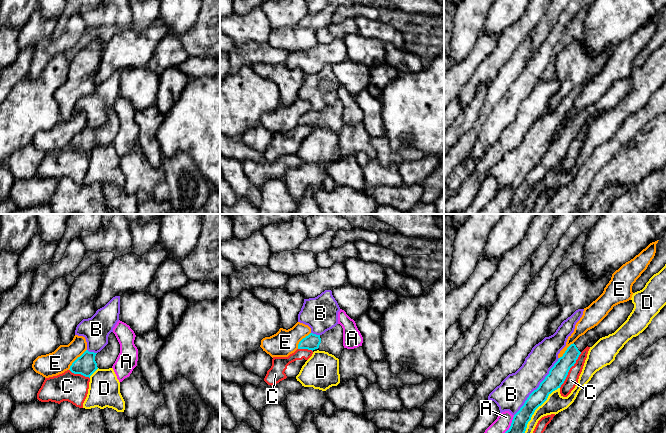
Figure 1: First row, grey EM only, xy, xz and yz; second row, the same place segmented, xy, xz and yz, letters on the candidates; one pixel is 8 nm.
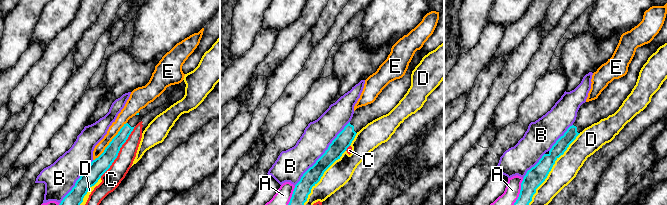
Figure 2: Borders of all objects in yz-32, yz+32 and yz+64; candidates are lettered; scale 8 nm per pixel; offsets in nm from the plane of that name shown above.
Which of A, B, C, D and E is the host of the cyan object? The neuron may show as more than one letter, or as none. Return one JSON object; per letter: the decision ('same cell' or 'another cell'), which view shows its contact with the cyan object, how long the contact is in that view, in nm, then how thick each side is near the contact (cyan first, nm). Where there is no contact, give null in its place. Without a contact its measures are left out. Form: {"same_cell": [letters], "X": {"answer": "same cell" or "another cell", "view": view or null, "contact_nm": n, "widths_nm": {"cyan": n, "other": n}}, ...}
{"same_cell": [], "A": {"answer": "another cell", "view": "yz", "contact_nm": 220, "widths_nm": {"cyan": 150, "other": 160}}, "B": {"answer": "another cell", "view": "yz", "contact_nm": 600, "widths_nm": {"cyan": 140, "other": 240}}, "C": {"answer": "another cell", "view": "yz", "contact_nm": 340, "widths_nm": {"cyan": 140, "other": 100}}, "D": {"answer": "another cell", "view": "yz", "contact_nm": 500, "widths_nm": {"cyan": 140, "other": 160}}, "E": {"answer": "another cell", "view": "xy", "contact_nm": 220, "widths_nm": {"cyan": 160, "other": 190}}}

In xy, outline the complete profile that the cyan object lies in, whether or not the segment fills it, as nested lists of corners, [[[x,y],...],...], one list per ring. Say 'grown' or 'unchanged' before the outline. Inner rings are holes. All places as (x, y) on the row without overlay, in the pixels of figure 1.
grown; [[[113,108],[108,112],[108,120],[98,129],[86,126],[70,142],[74,150],[81,150],[89,153],[99,145],[112,144],[120,129],[120,120]]]

